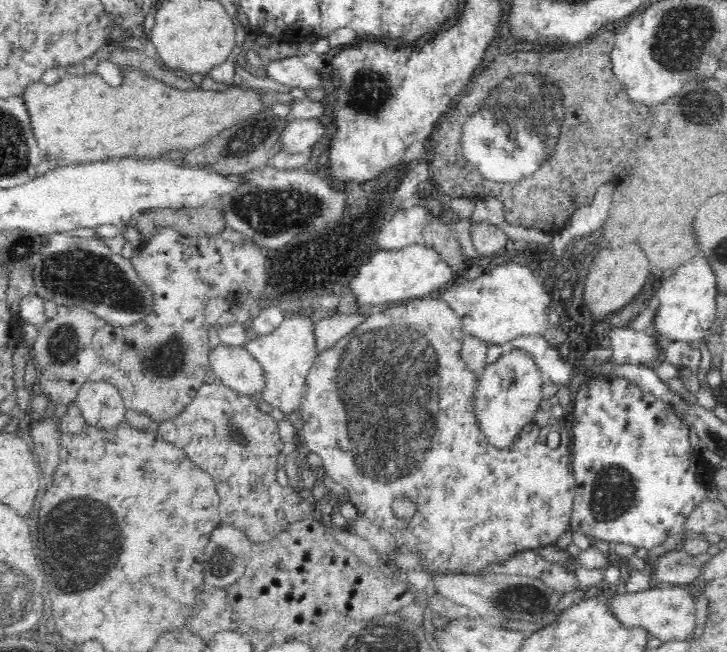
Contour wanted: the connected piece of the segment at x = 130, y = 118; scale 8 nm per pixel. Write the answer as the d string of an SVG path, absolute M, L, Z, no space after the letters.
M134 66L123 67L122 74L124 75L124 80L120 86L110 86L108 85L96 72L93 74L86 74L80 70L79 74L72 75L70 78L62 78L59 82L55 84L44 84L41 81L35 81L34 84L28 86L28 88L23 92L22 97L25 100L28 112L30 113L32 132L36 141L38 142L38 147L40 147L43 153L42 158L49 160L55 165L72 165L80 164L81 162L88 163L94 161L105 161L110 158L118 158L118 156L161 156L168 155L171 150L180 150L187 152L193 150L195 147L202 147L208 143L214 136L217 136L219 132L231 129L233 126L239 124L243 120L248 120L255 114L261 113L264 110L264 104L262 104L262 92L254 92L253 90L242 90L240 85L230 86L226 85L226 90L222 92L214 92L214 90L203 90L200 87L198 90L178 90L178 88L172 88L168 84L159 81L158 79L152 78L150 74L134 68Z

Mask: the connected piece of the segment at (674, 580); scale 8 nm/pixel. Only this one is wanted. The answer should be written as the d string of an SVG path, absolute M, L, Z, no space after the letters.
M670 550L656 560L650 582L655 586L687 585L694 581L702 566L710 559L711 556L707 553L690 556L682 550Z

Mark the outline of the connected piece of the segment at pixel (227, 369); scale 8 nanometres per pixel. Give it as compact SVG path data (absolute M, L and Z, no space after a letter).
M216 345L209 354L209 366L219 382L241 395L252 397L263 393L264 369L244 348Z

